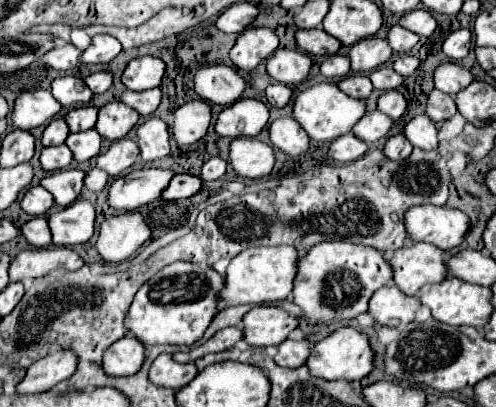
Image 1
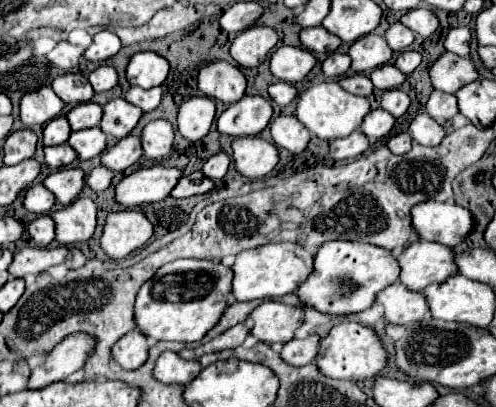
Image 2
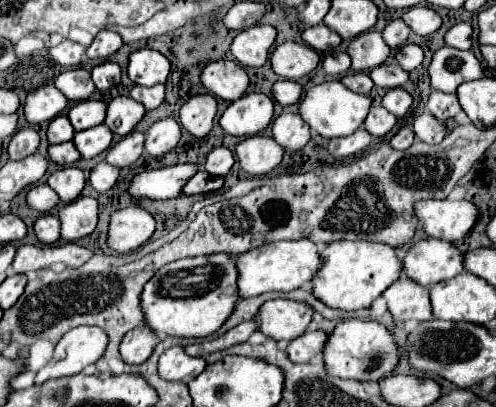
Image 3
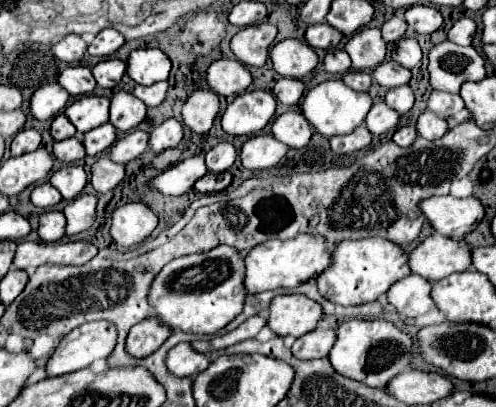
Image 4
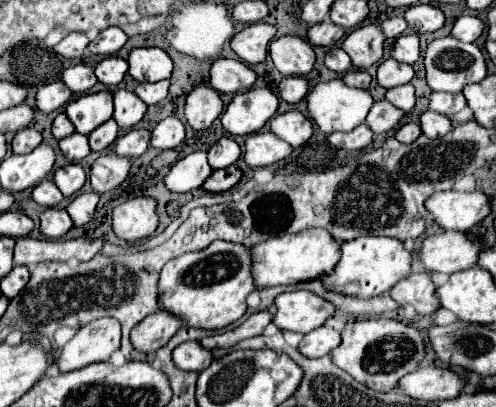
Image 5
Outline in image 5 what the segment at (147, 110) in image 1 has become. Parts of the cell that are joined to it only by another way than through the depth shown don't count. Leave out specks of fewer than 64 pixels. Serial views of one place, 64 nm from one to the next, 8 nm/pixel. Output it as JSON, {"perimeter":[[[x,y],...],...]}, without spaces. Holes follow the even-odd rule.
{"perimeter":[[[160,80],[160,82],[154,82],[154,84],[138,84],[134,92],[146,104],[158,104],[166,98],[168,86],[170,86],[170,80]]]}

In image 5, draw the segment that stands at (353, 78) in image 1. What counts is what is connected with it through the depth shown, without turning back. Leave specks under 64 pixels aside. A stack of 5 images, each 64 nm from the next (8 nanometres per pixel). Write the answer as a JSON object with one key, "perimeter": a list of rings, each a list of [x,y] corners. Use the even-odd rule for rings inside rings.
{"perimeter":[[[350,70],[350,72],[346,72],[346,74],[342,76],[342,80],[344,80],[348,86],[352,86],[352,88],[368,90],[372,78],[370,78],[370,74],[368,74],[366,70]]]}

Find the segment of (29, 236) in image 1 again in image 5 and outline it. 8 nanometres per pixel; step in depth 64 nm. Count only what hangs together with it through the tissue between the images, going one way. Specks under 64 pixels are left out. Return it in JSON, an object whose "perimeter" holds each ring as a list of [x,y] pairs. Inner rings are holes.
{"perimeter":[[[48,208],[40,214],[40,232],[48,240],[62,238],[70,228],[72,228],[70,216],[68,216],[68,212],[64,212],[60,208]]]}

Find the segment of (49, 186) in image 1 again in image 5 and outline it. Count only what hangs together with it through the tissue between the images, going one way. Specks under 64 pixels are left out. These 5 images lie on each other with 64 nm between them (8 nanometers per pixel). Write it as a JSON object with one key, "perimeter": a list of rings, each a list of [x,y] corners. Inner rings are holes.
{"perimeter":[[[66,164],[54,172],[54,184],[60,188],[64,196],[76,194],[86,182],[86,174],[80,164]]]}

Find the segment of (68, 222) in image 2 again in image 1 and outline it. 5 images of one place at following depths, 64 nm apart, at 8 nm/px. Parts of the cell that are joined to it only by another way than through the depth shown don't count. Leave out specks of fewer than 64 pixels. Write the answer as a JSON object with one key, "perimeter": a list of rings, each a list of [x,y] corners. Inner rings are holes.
{"perimeter":[[[76,200],[70,206],[48,216],[54,246],[84,244],[94,234],[94,206],[86,200]]]}

